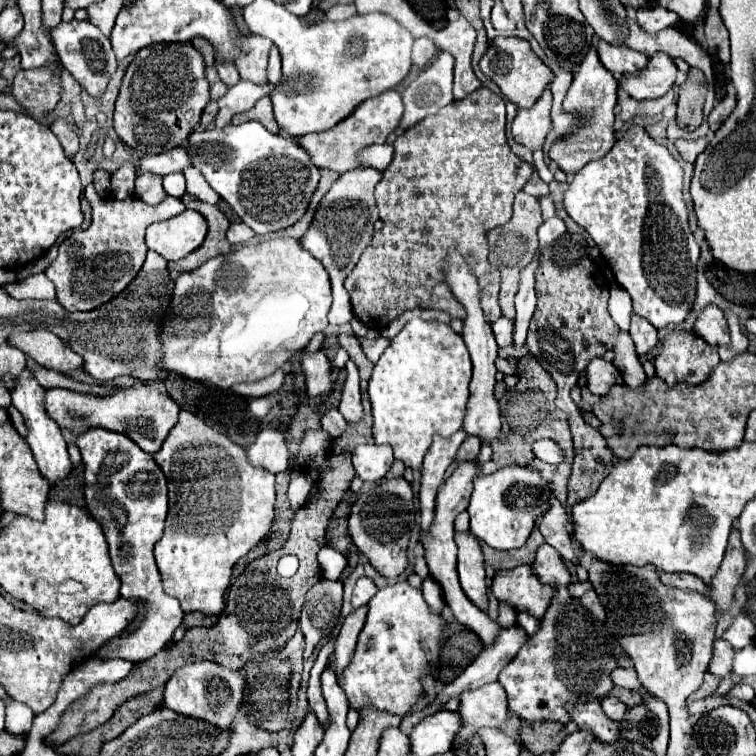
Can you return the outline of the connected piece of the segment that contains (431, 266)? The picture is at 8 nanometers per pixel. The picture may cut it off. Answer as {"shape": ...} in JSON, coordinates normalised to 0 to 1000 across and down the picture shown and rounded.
{"shape":[[[636,114],[618,130],[599,132],[578,151],[565,153],[544,167],[536,180],[528,180],[520,188],[520,193],[520,214],[507,228],[504,241],[496,246],[496,267],[507,302],[504,307],[493,310],[491,323],[483,328],[472,352],[456,370],[456,381],[464,389],[483,394],[485,434],[507,437],[517,423],[544,407],[586,410],[602,421],[615,418],[615,410],[599,394],[597,384],[589,381],[589,373],[583,368],[583,347],[591,336],[591,328],[604,328],[607,333],[612,333],[626,362],[636,373],[639,389],[652,389],[652,421],[660,421],[660,362],[657,354],[644,347],[644,307],[676,288],[681,254],[692,249],[705,228],[705,220],[694,217],[684,204],[679,204],[671,190],[665,130]]]}

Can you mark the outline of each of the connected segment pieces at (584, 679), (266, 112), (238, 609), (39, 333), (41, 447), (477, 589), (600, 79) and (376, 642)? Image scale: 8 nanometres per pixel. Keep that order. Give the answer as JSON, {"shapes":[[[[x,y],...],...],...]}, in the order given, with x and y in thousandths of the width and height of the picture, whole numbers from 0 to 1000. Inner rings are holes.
{"shapes":[[[[716,720],[710,728],[710,738],[702,746],[705,759],[713,770],[726,772],[737,780],[729,804],[713,825],[713,836],[702,841],[684,870],[679,870],[660,892],[660,902],[671,915],[673,937],[697,955],[713,952],[734,952],[753,955],[753,944],[747,944],[745,931],[750,926],[774,929],[774,923],[798,923],[811,902],[806,889],[816,884],[813,868],[824,865],[816,847],[803,839],[800,825],[790,823],[763,791],[755,791],[750,783],[750,772],[755,770],[755,759],[747,751],[737,728],[726,720]]],[[[356,127],[345,130],[332,146],[308,153],[306,161],[308,161],[308,164],[321,164],[321,161],[329,161],[329,159],[340,159],[340,161],[345,161],[356,175],[369,177],[369,167],[366,167],[366,161],[364,161],[364,156],[361,156],[361,143],[358,143],[358,130],[356,130]]],[[[451,442],[448,444],[448,455],[451,460],[456,460],[462,466],[462,474],[472,481],[475,495],[478,495],[478,526],[480,526],[480,553],[475,558],[464,558],[459,561],[456,571],[448,579],[438,582],[435,590],[435,619],[425,627],[425,632],[414,640],[409,661],[403,664],[403,672],[393,675],[390,685],[385,688],[385,706],[382,712],[374,717],[374,722],[364,730],[353,730],[345,738],[337,738],[335,743],[329,743],[324,749],[324,754],[316,759],[316,765],[311,767],[311,772],[303,778],[300,786],[300,802],[298,807],[290,812],[287,825],[282,825],[279,831],[250,831],[242,841],[242,847],[231,849],[224,860],[218,860],[221,865],[205,865],[197,873],[181,876],[176,881],[176,886],[171,889],[171,894],[165,894],[157,902],[149,905],[128,905],[123,907],[110,923],[99,926],[83,944],[81,952],[75,958],[75,963],[60,974],[62,984],[83,984],[91,976],[118,968],[123,963],[128,963],[131,958],[142,955],[149,942],[168,929],[171,923],[187,918],[187,915],[197,915],[208,907],[216,907],[229,886],[239,884],[247,876],[258,876],[258,873],[284,873],[290,878],[295,878],[303,886],[316,886],[324,881],[324,876],[329,876],[329,870],[335,870],[335,865],[340,862],[351,862],[356,857],[369,857],[377,854],[380,847],[390,839],[393,833],[393,817],[398,810],[398,799],[401,799],[401,788],[403,783],[419,772],[425,767],[425,754],[422,754],[422,743],[419,743],[419,730],[430,722],[430,698],[433,690],[440,680],[440,675],[446,672],[454,651],[462,646],[464,635],[470,632],[470,622],[464,614],[464,598],[470,590],[475,587],[485,587],[491,582],[491,532],[488,532],[488,521],[485,521],[485,505],[491,500],[491,489],[493,481],[485,476],[485,471],[480,468],[472,444],[467,442]],[[377,733],[390,733],[396,738],[396,754],[388,765],[372,765],[366,759],[366,743],[372,735]]],[[[38,437],[38,439],[17,439],[12,442],[9,452],[15,458],[22,458],[33,466],[33,471],[44,474],[52,484],[75,489],[75,492],[91,492],[99,487],[107,487],[110,474],[91,463],[73,442],[65,437]]],[[[33,489],[30,495],[25,495],[22,500],[22,511],[20,516],[15,519],[17,521],[17,537],[28,545],[30,556],[33,556],[33,563],[36,563],[36,577],[33,577],[33,585],[38,587],[41,598],[44,598],[44,606],[54,622],[54,627],[65,635],[65,638],[75,638],[75,635],[83,635],[91,622],[94,622],[94,608],[91,608],[91,601],[89,601],[89,590],[86,590],[86,579],[83,579],[83,571],[81,566],[75,563],[75,558],[70,558],[60,542],[60,513],[54,508],[46,505],[46,500],[41,497],[38,489]]],[[[602,706],[602,717],[607,722],[604,757],[610,767],[610,778],[615,788],[639,810],[647,807],[647,786],[644,786],[644,765],[639,730],[626,706]]],[[[782,63],[774,74],[774,82],[769,82],[758,111],[745,132],[745,146],[753,151],[766,151],[766,167],[758,177],[750,177],[747,183],[739,183],[731,188],[726,198],[726,209],[750,230],[758,230],[769,220],[774,220],[782,212],[790,212],[806,201],[806,196],[813,190],[813,138],[816,138],[816,106],[806,93],[800,93],[790,77],[790,66]]],[[[522,770],[499,780],[488,794],[488,810],[475,839],[472,860],[464,881],[456,884],[456,899],[451,905],[464,934],[475,939],[491,931],[528,947],[538,944],[560,913],[554,897],[581,876],[586,825],[586,815],[573,812],[557,780],[541,775],[541,770]]]]}

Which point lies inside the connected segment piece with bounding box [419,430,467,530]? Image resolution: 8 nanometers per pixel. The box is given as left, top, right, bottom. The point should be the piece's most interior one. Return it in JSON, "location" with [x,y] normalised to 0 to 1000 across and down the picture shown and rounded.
{"location":[586,597]}

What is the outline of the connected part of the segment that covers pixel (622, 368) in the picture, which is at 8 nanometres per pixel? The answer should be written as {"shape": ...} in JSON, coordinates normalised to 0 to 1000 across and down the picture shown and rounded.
{"shape":[[[816,437],[811,444],[811,458],[808,463],[813,466],[813,474],[811,474],[811,481],[816,484],[816,489],[821,492],[824,497],[824,505],[829,511],[848,511],[853,505],[853,492],[851,492],[851,484],[845,479],[845,471],[840,466],[840,455],[835,450],[835,442],[829,437]]]}

